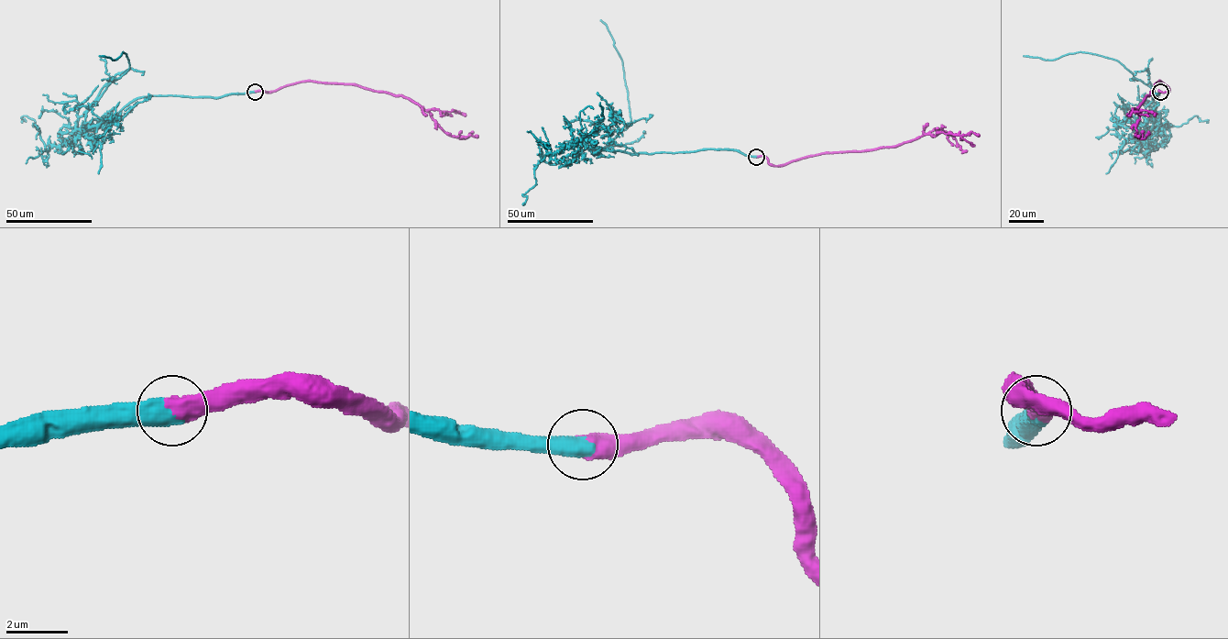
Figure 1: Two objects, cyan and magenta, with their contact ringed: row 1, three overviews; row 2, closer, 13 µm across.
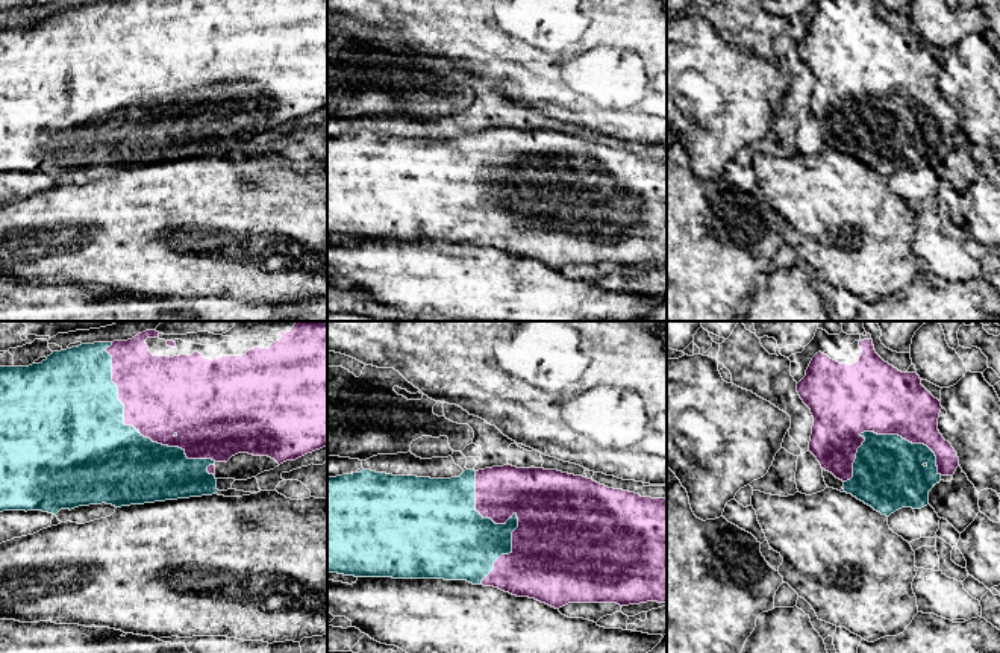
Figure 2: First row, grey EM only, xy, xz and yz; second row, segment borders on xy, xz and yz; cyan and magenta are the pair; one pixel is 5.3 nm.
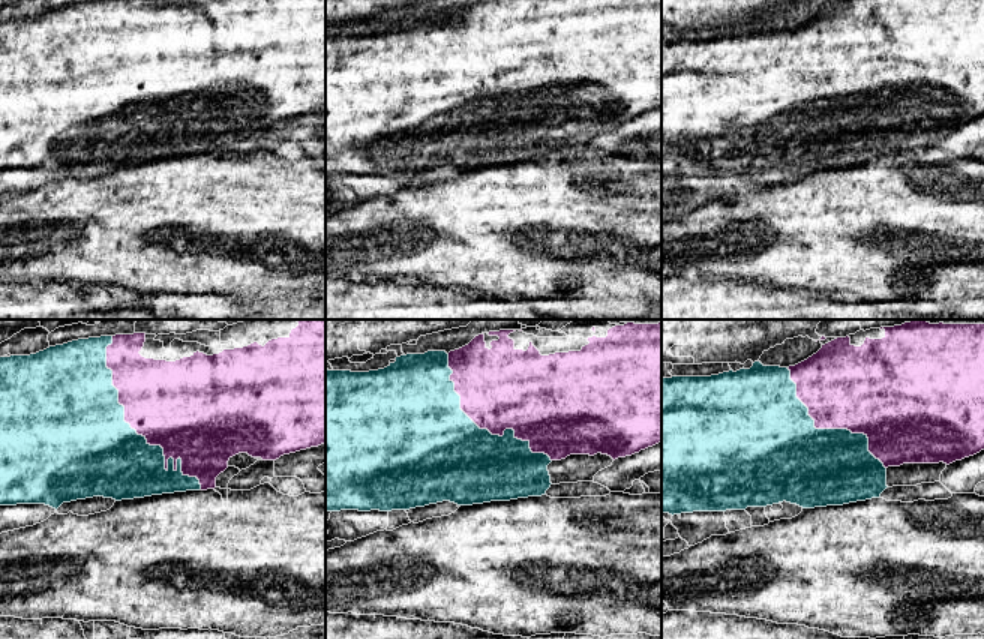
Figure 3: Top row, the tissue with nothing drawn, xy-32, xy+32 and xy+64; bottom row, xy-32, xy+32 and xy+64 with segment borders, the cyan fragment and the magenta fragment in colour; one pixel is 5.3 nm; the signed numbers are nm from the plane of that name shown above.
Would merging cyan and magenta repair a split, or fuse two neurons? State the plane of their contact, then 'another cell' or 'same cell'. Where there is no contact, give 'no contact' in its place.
contact in xy; same cell

